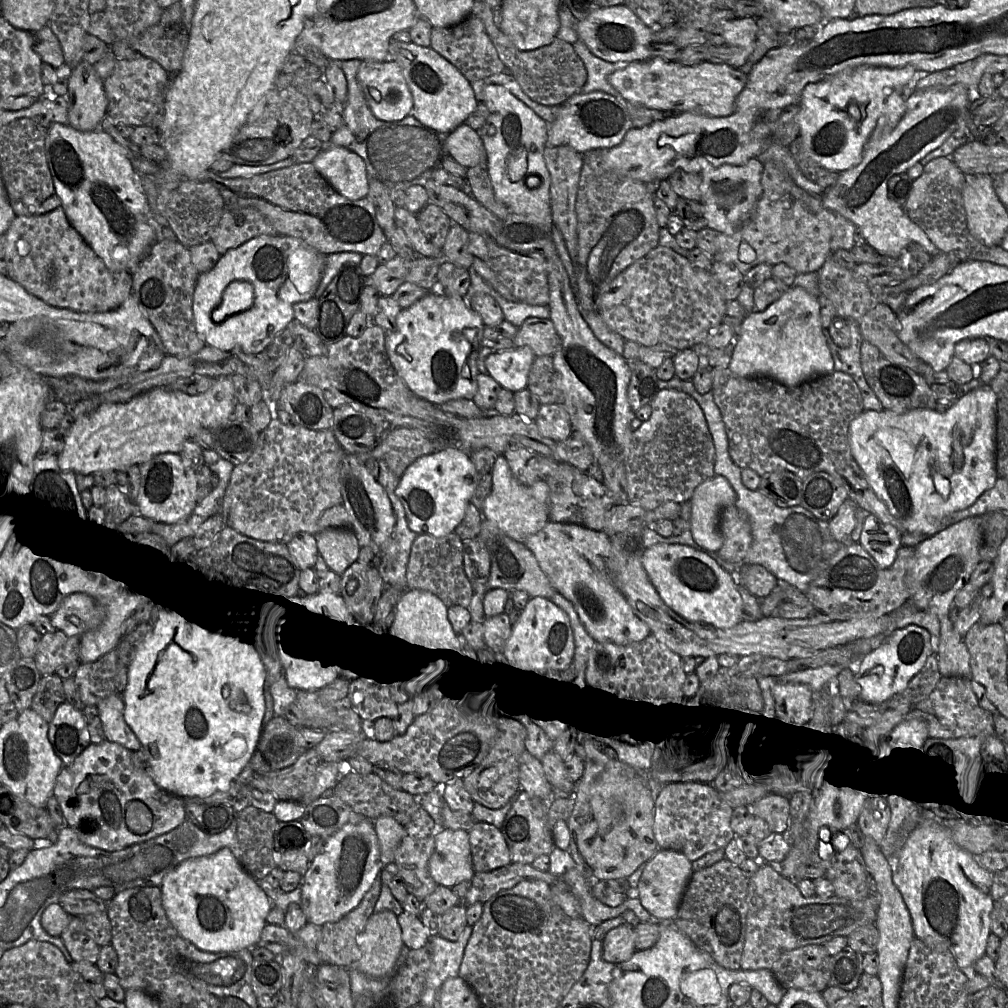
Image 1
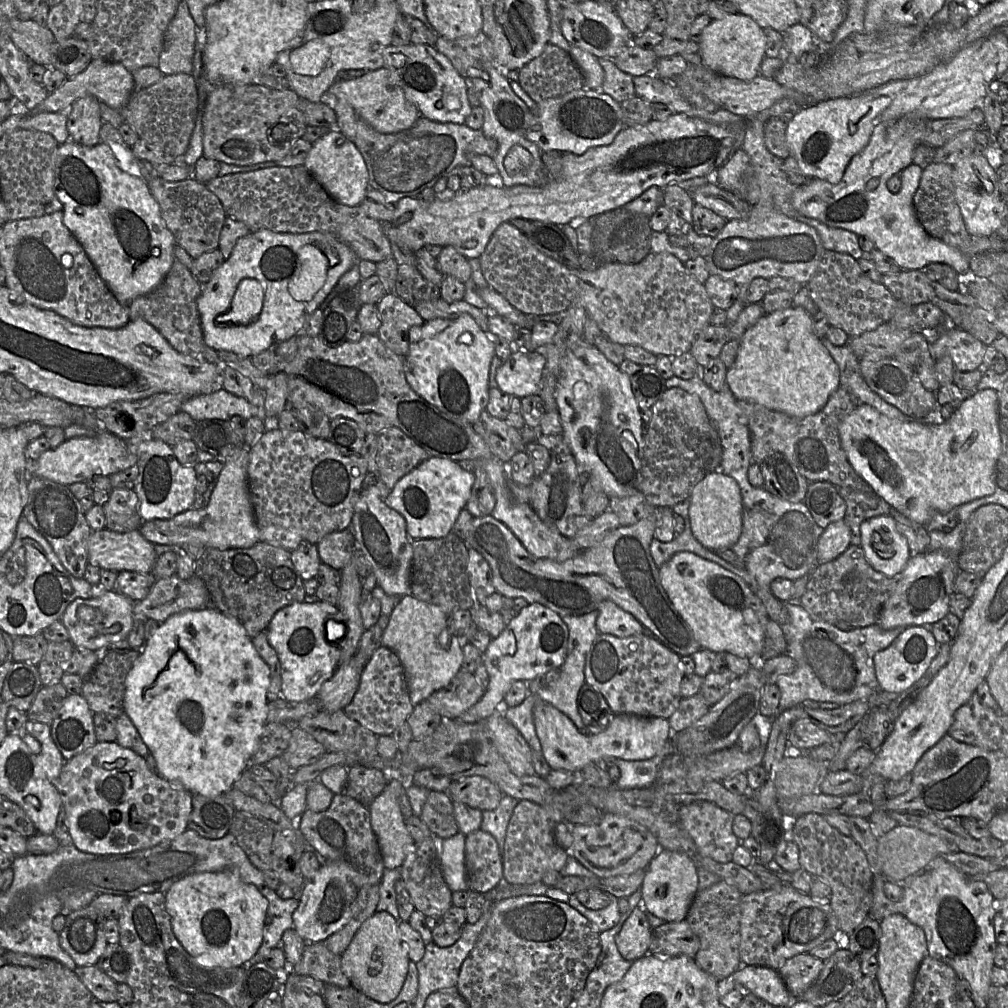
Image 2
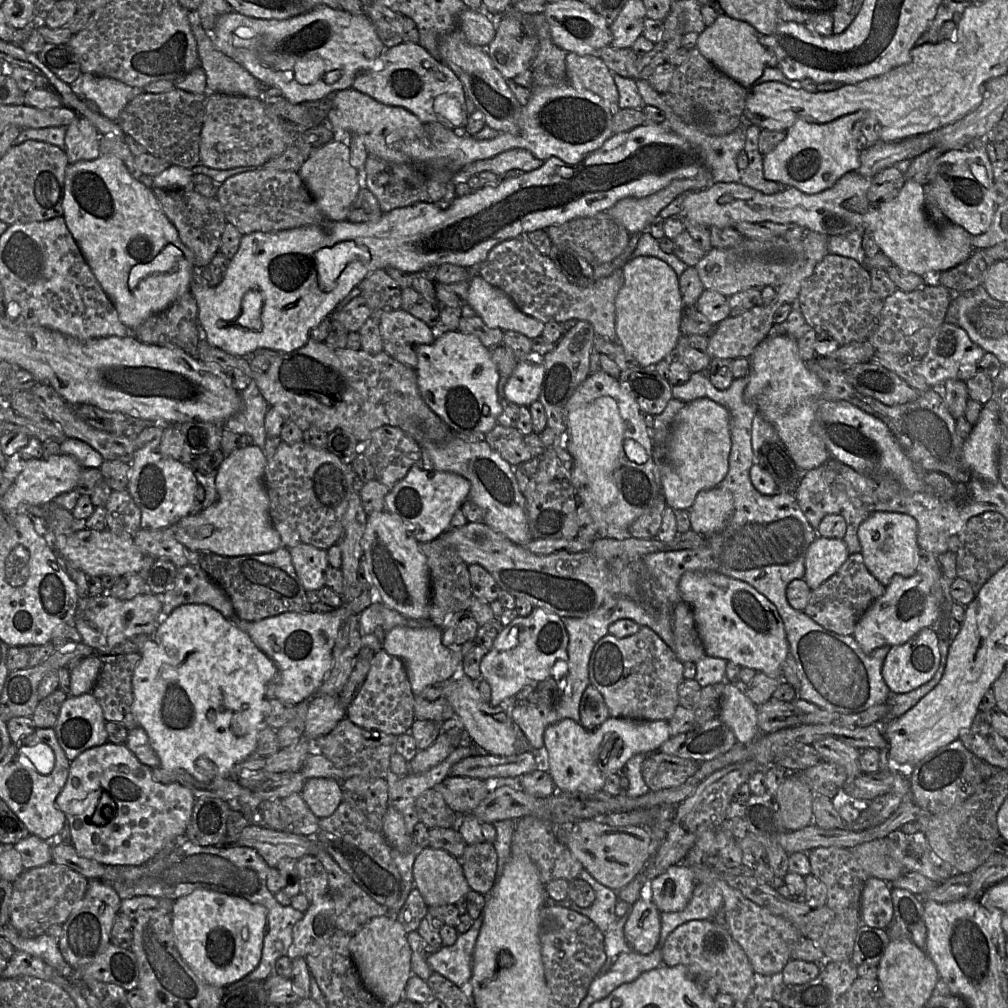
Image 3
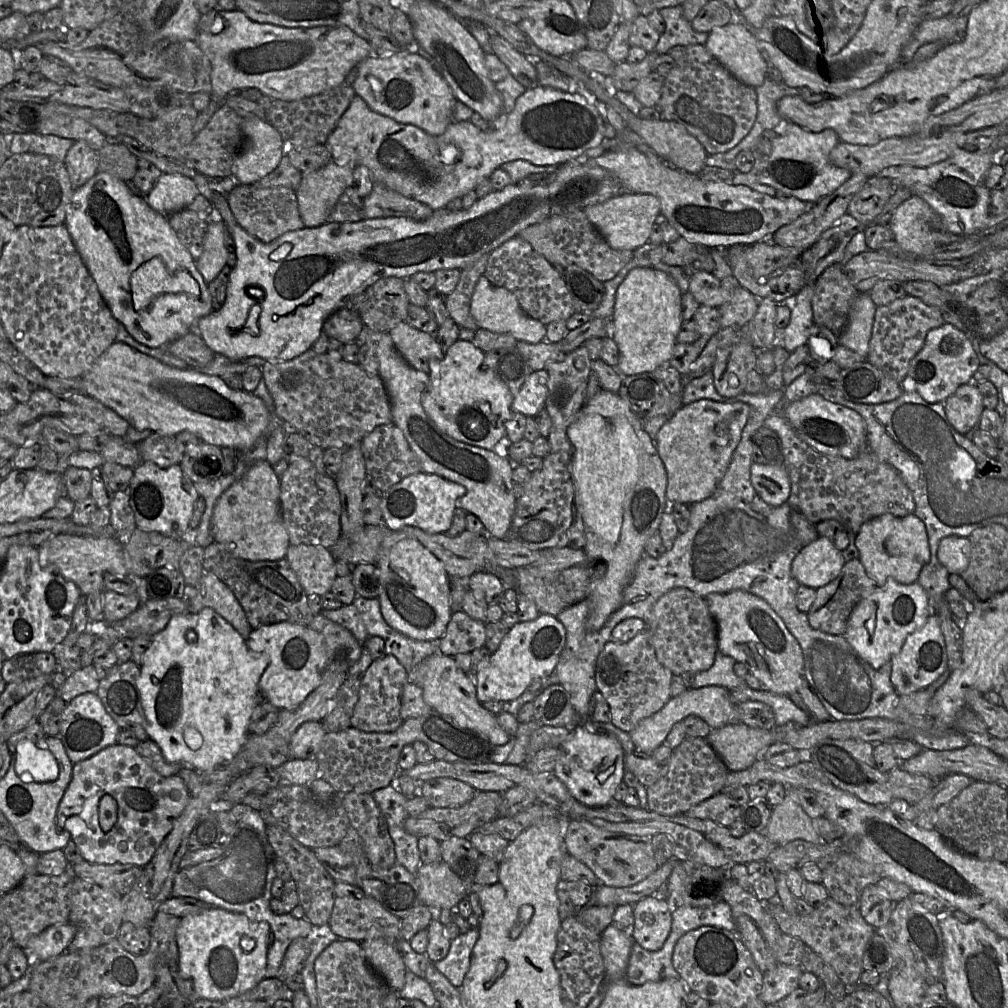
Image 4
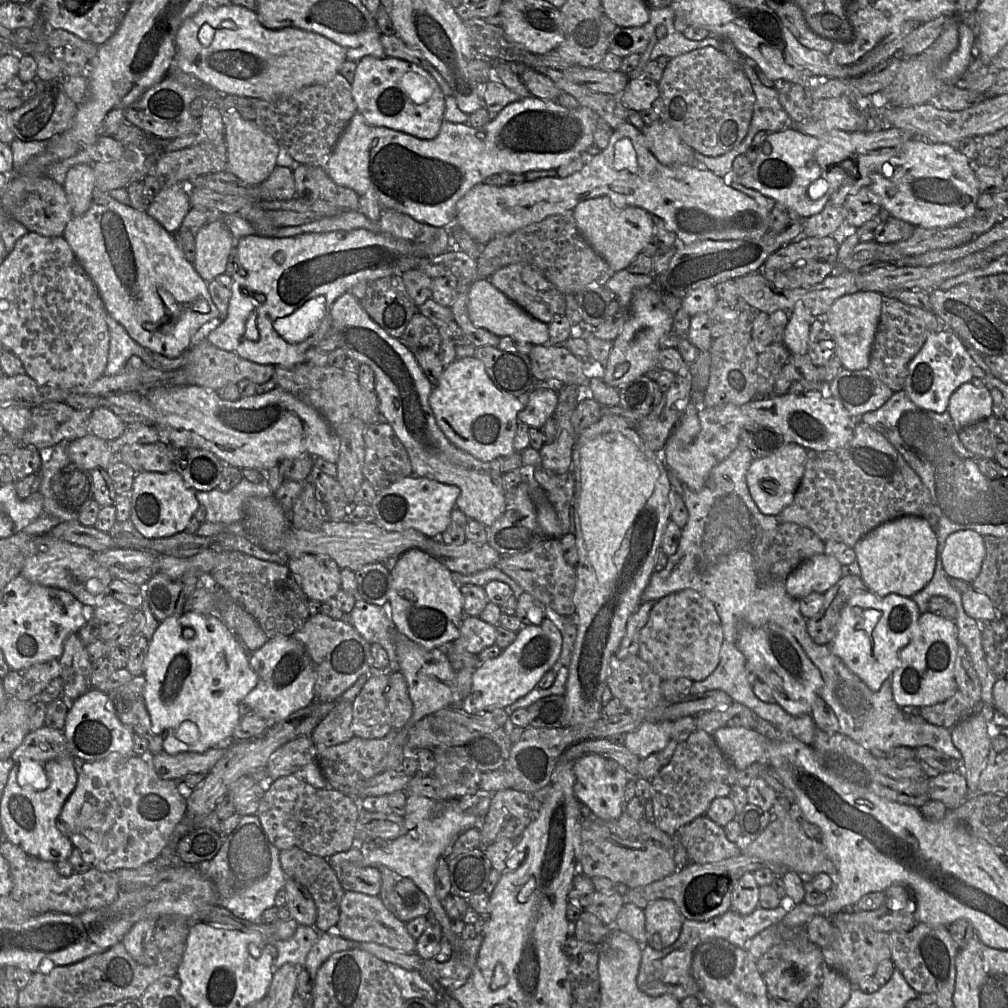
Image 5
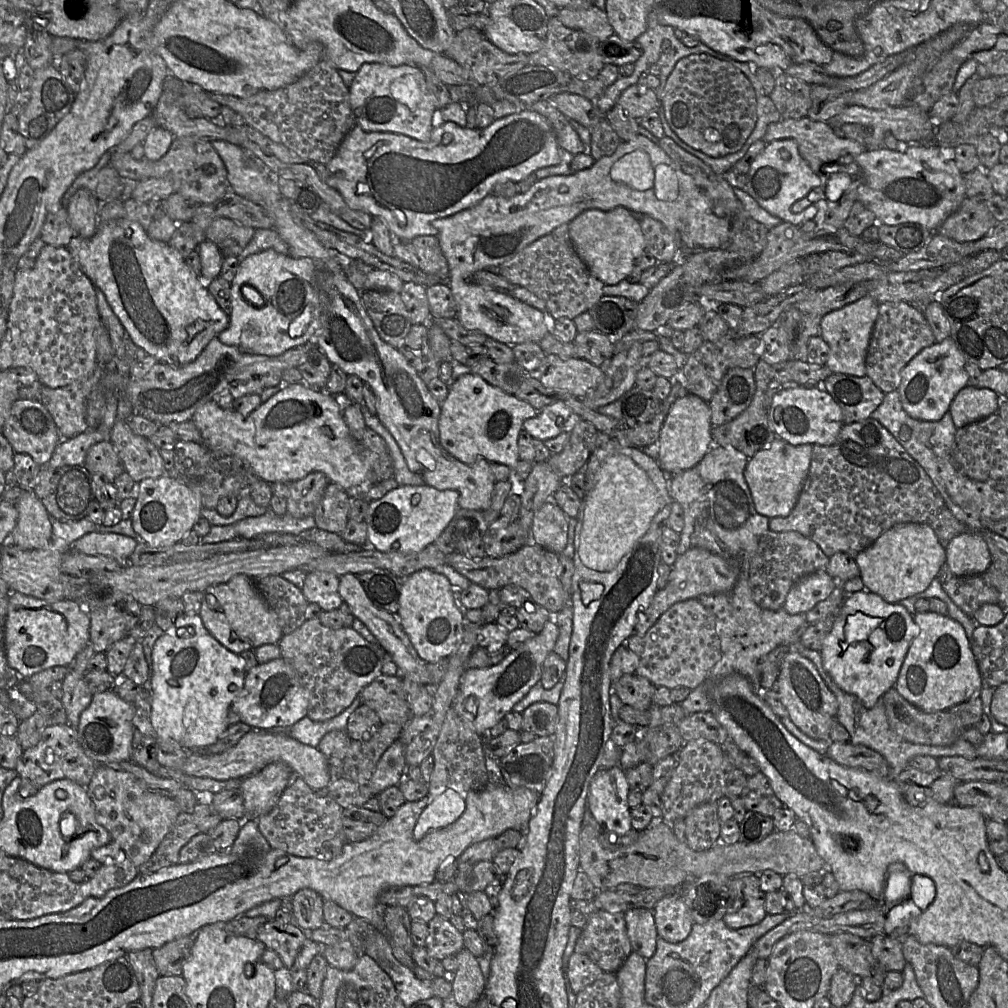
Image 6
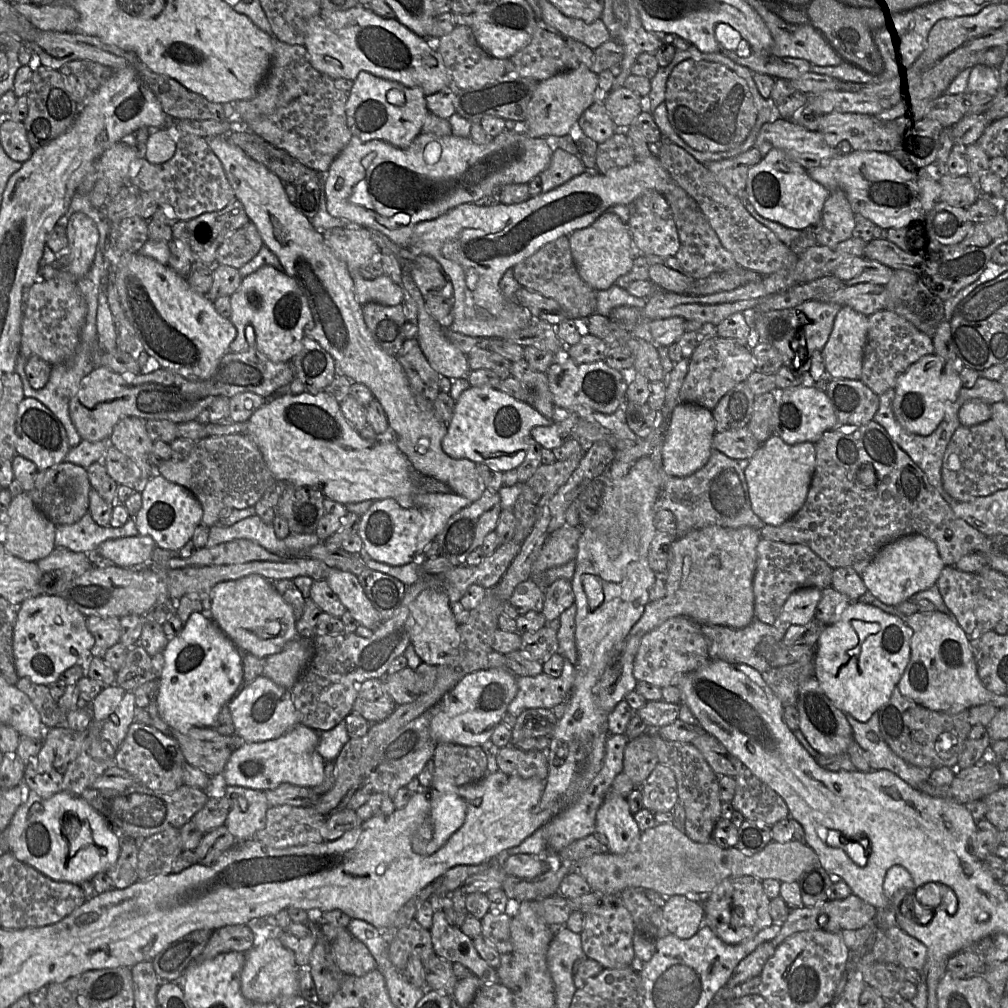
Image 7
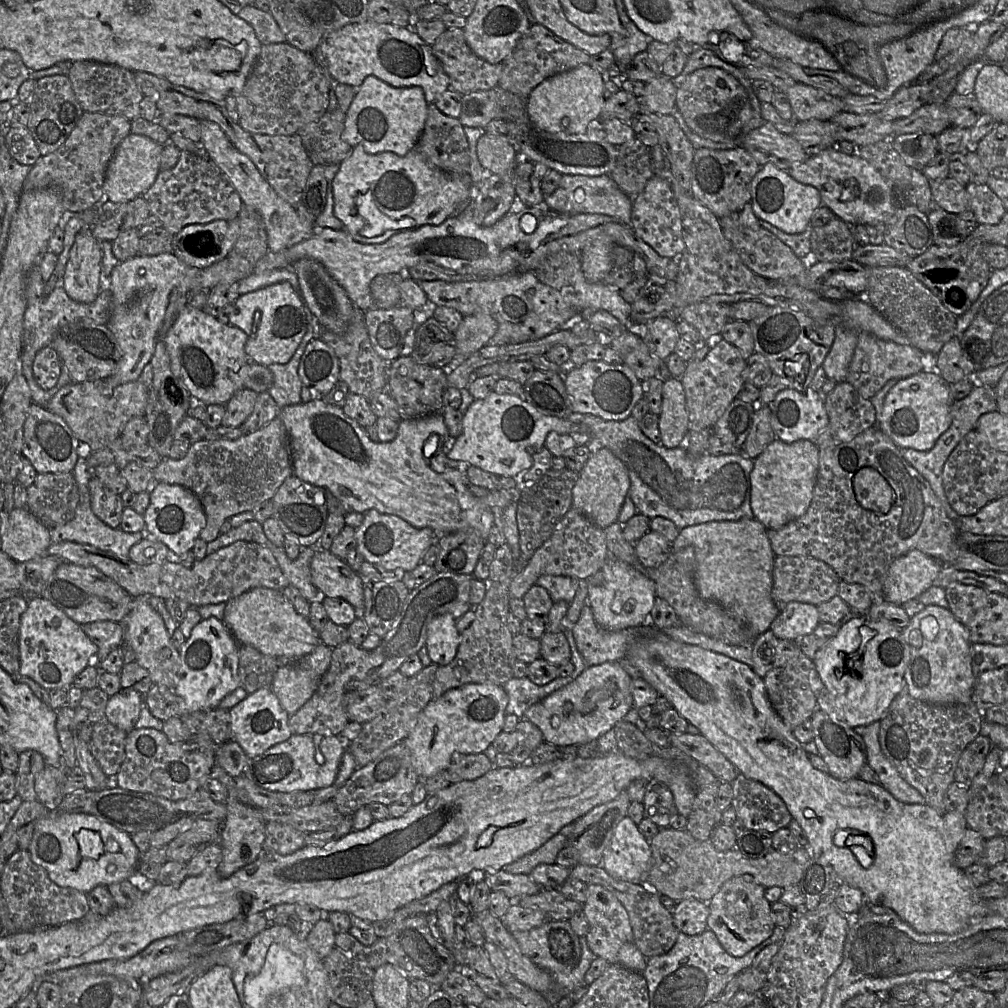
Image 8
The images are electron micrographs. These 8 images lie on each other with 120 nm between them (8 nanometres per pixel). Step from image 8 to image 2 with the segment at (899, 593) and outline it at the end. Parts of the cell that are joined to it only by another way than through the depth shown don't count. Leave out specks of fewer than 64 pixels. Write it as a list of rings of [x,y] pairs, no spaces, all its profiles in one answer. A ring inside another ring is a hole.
[[[889,514],[879,515],[862,522],[861,548],[869,564],[890,578],[897,578],[912,556],[906,537],[897,530],[896,521]]]

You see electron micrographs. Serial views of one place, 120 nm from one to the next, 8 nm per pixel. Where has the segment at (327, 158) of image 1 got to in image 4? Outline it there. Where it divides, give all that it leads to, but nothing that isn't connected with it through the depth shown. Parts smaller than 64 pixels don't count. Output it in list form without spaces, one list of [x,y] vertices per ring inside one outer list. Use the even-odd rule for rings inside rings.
[[[333,161],[319,170],[302,174],[295,192],[304,226],[326,223],[341,194],[351,186],[354,186],[353,169]]]

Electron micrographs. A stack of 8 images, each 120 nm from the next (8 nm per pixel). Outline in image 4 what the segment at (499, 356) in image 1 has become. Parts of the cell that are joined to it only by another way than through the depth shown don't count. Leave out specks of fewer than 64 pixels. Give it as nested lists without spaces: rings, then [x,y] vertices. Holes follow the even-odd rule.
[[[546,369],[532,371],[514,396],[511,410],[535,418],[545,408],[548,378]]]

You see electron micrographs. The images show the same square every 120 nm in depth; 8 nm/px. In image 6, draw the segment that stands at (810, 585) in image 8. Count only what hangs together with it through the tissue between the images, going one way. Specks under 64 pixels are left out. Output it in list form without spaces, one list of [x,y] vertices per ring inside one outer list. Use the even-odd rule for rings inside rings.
[[[773,532],[763,534],[750,563],[749,586],[755,603],[766,610],[783,608],[787,594],[800,579],[827,569],[829,558],[820,547],[798,532]]]

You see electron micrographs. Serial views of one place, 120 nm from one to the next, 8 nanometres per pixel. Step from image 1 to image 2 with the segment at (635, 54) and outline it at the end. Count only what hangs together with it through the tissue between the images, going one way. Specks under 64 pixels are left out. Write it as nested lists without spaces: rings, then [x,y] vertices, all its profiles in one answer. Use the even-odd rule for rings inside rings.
[[[583,1],[563,8],[561,29],[572,46],[589,52],[598,59],[614,60],[633,39],[615,12],[615,7],[606,2]]]

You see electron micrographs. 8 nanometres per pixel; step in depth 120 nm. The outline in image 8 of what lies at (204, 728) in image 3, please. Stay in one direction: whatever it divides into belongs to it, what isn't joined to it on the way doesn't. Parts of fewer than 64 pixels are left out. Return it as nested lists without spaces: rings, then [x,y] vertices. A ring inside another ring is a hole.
[[[216,617],[202,619],[192,630],[191,635],[179,650],[180,667],[175,693],[185,701],[189,712],[217,708],[220,701],[240,686],[239,642],[225,623]]]

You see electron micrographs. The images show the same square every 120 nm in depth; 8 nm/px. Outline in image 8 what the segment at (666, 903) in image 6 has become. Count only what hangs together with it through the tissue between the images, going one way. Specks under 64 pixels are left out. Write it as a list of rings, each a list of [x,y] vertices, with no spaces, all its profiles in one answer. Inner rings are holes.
[[[697,899],[678,901],[673,912],[673,920],[680,933],[696,936],[707,930],[710,914],[708,903]]]

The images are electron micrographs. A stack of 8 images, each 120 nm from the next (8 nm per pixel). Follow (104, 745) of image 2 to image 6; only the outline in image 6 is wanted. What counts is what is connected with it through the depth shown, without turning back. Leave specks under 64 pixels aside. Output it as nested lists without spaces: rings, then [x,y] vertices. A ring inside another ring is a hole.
[[[99,765],[86,790],[94,804],[97,822],[111,836],[108,844],[91,852],[91,858],[102,864],[129,859],[140,867],[155,852],[180,814],[174,800],[145,790],[134,775],[113,766]]]

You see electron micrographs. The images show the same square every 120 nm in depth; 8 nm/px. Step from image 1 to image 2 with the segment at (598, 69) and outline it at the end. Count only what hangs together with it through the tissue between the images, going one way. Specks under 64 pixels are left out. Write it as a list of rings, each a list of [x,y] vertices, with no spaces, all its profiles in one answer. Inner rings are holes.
[[[600,59],[600,65],[604,71],[601,92],[611,96],[619,104],[636,96],[634,77],[621,71],[612,59]]]

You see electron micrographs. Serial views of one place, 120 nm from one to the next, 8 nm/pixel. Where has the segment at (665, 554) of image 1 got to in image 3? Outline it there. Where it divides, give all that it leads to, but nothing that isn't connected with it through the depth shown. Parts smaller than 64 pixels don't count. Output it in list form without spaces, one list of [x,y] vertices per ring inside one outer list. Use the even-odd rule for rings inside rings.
[[[685,572],[679,582],[681,600],[692,608],[696,628],[705,653],[709,657],[732,661],[739,667],[763,672],[772,678],[781,678],[782,665],[789,654],[784,624],[776,607],[746,582],[721,574]]]

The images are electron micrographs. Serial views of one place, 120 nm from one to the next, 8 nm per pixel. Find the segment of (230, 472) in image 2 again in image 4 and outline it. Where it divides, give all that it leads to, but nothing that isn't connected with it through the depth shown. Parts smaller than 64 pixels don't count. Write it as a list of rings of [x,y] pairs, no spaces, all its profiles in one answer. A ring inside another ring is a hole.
[[[268,461],[249,465],[245,474],[221,494],[213,509],[211,531],[214,542],[228,544],[238,557],[255,561],[286,557],[290,541],[281,516],[280,481]]]

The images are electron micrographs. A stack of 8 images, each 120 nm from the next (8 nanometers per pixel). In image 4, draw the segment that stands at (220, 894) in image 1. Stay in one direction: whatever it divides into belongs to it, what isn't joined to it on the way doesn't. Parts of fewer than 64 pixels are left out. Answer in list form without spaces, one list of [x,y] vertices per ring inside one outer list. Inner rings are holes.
[[[218,907],[206,909],[182,917],[176,929],[179,951],[179,975],[192,983],[198,998],[226,1001],[257,986],[264,978],[271,930],[267,922],[250,920],[243,914],[233,913]]]

